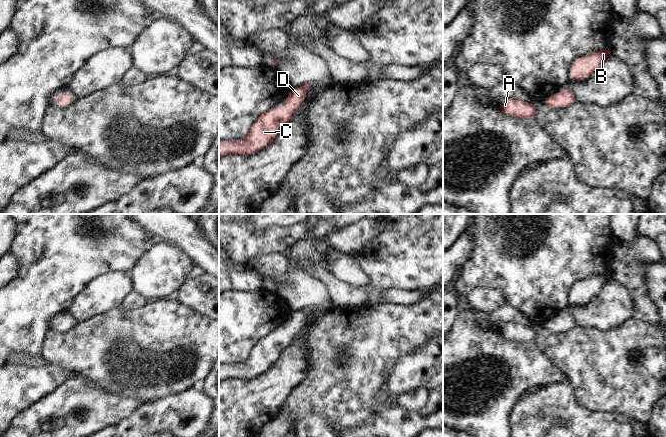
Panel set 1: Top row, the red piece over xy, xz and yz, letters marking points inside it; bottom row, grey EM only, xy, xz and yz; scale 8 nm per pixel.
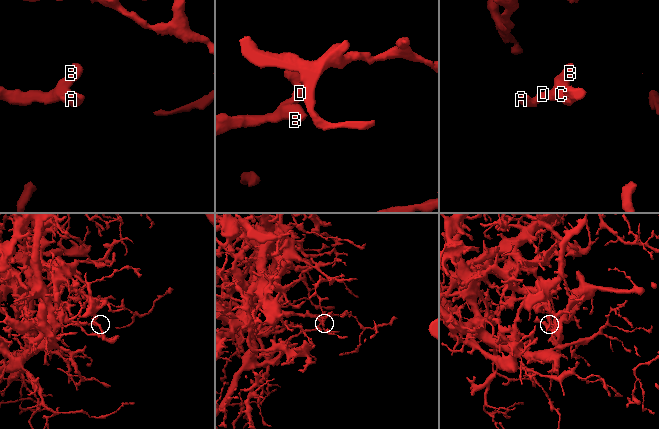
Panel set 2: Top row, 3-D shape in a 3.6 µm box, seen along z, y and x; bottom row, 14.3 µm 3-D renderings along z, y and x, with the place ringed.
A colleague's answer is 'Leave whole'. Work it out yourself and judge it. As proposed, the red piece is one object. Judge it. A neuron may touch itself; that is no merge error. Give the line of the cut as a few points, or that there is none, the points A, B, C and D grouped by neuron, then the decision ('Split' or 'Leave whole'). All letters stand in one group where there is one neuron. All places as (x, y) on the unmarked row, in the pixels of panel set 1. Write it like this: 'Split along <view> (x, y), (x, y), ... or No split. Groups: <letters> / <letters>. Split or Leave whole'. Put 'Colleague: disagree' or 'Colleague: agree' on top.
Colleague: agree
No split. Groups: A B C D. Leave whole

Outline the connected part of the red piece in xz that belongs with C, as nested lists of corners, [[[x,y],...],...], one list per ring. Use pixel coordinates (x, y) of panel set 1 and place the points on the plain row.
[[[311,307],[295,311],[285,322],[285,329],[261,338],[249,358],[241,364],[219,365],[219,382],[229,378],[252,379],[269,370],[280,353],[296,338],[296,332],[305,324]]]

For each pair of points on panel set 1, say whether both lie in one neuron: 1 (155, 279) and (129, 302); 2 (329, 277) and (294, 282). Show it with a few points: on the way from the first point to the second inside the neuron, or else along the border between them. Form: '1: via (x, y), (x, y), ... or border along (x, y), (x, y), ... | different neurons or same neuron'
1: border along (132, 290), (139, 293), (145, 299) | different neurons
2: border along (297, 267), (318, 278), (325, 285), (329, 298) | different neurons

